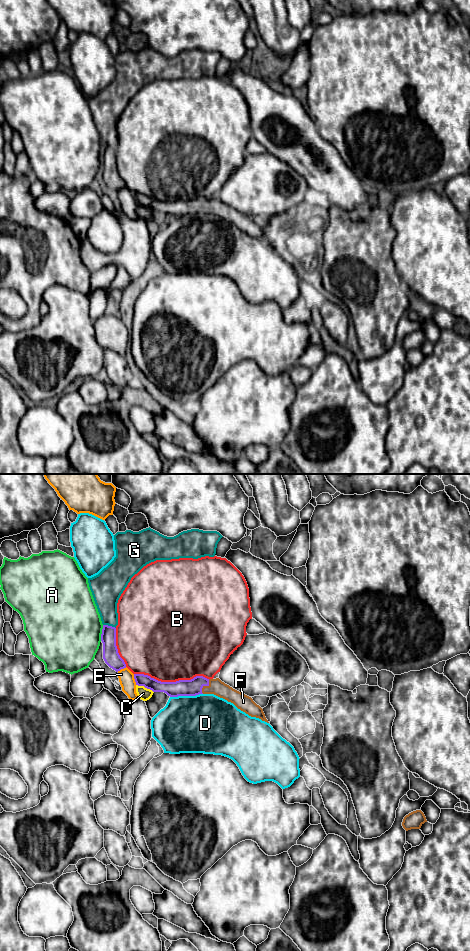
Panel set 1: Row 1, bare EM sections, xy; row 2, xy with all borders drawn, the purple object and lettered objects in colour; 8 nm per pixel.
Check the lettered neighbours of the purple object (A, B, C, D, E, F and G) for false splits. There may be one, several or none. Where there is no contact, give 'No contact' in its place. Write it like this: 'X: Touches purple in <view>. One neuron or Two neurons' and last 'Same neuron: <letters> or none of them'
A: Touches purple in xy. Two neurons
B: Touches purple in xy. Two neurons
C: Touches purple in xy. Two neurons
D: Touches purple in xy. Two neurons
E: Touches purple in xy. Two neurons
F: Touches purple in xy. One neuron
G: Touches purple in xy. Two neurons
Same neuron: F

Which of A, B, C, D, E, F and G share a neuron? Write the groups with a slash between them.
A / B / C / D / E / F / G

